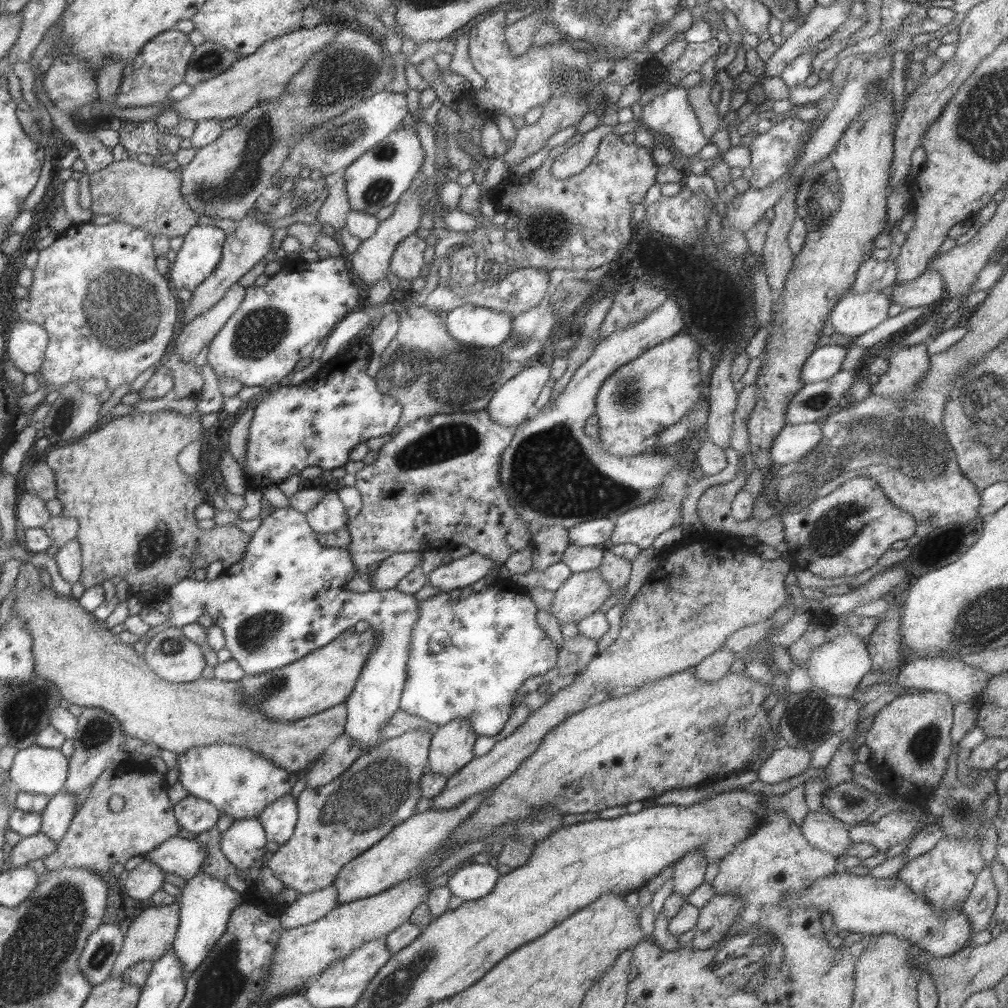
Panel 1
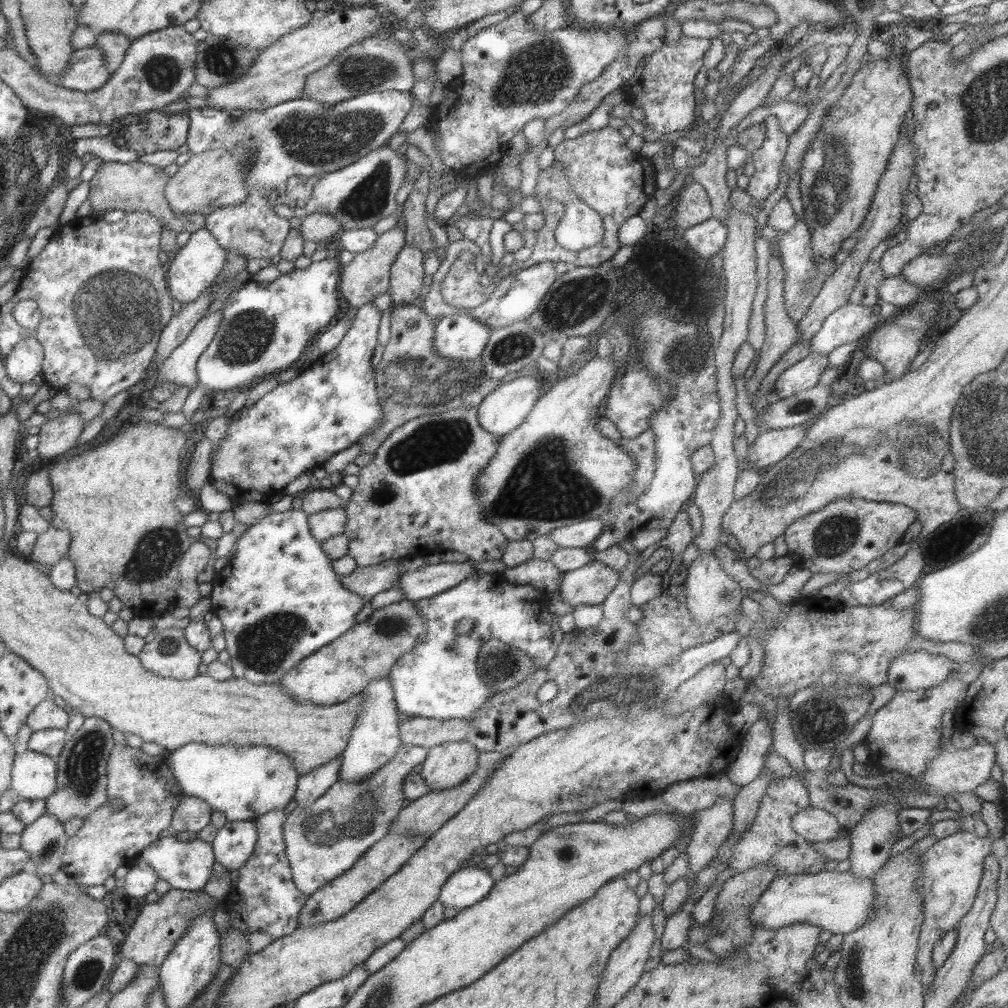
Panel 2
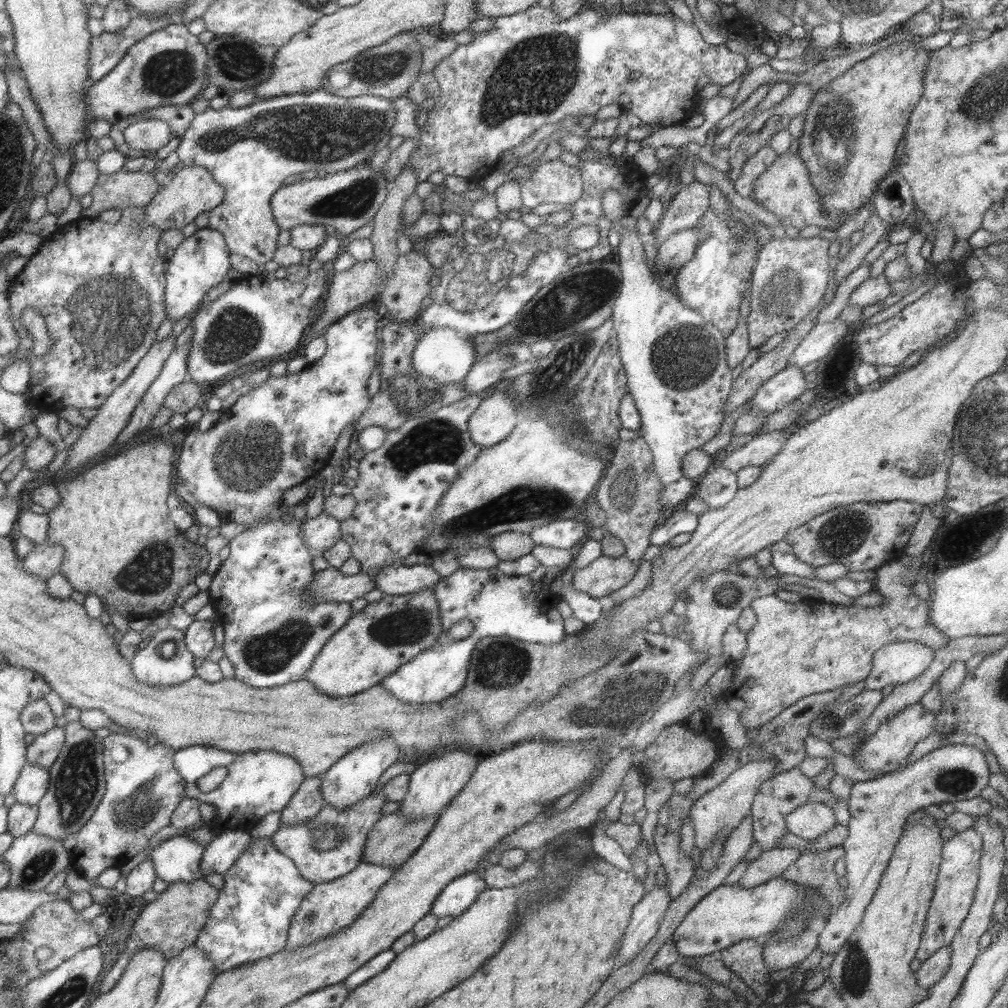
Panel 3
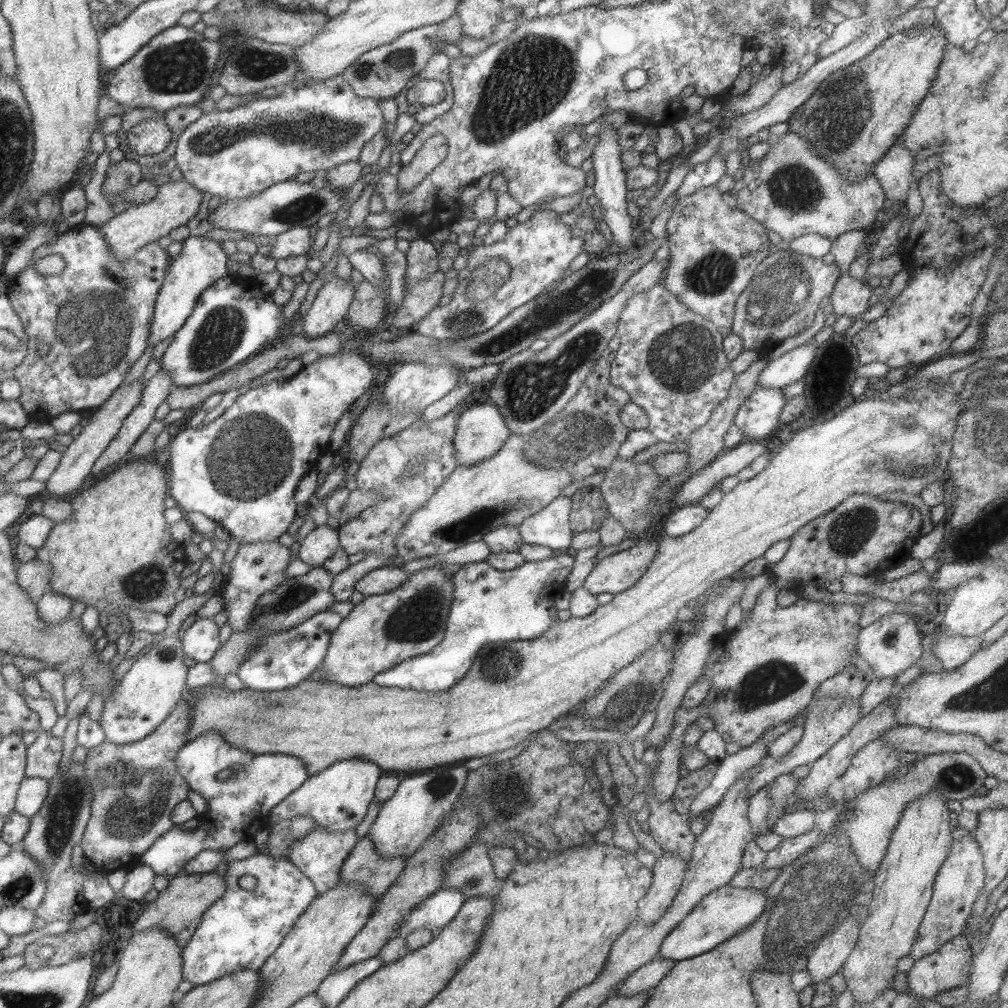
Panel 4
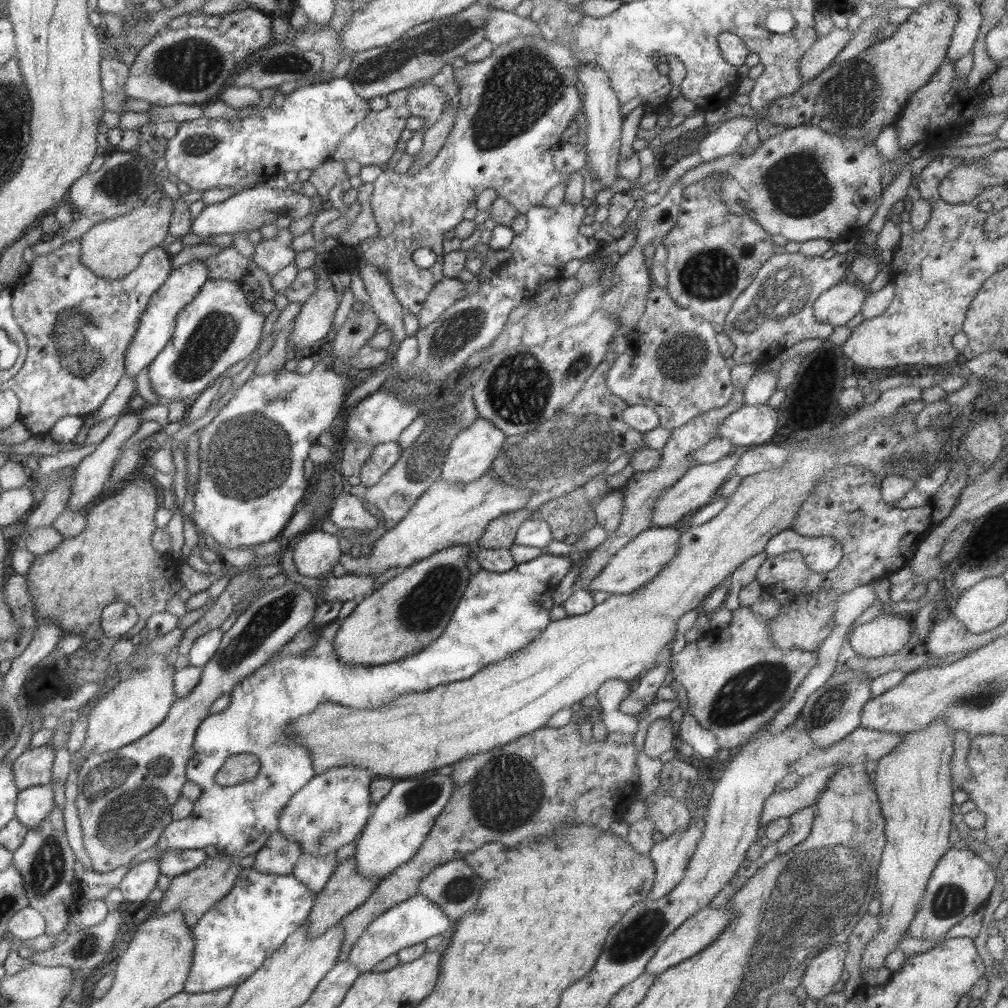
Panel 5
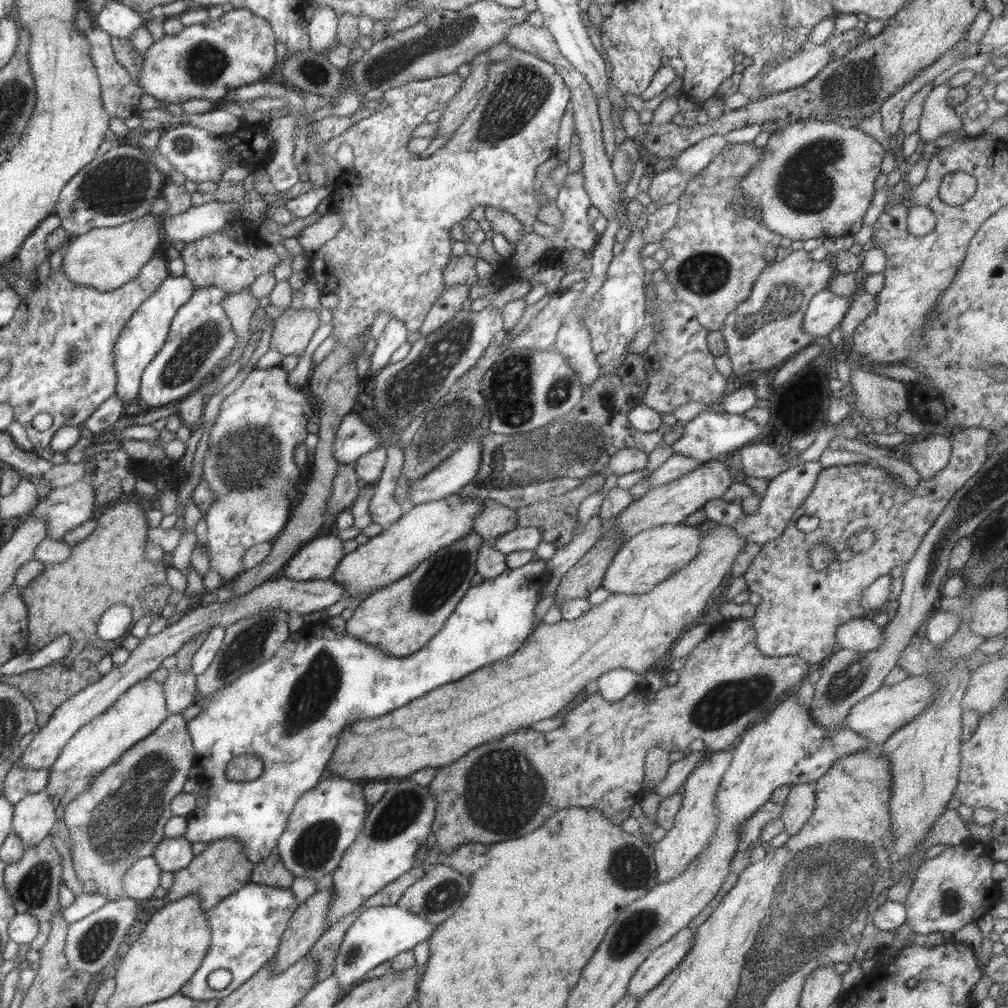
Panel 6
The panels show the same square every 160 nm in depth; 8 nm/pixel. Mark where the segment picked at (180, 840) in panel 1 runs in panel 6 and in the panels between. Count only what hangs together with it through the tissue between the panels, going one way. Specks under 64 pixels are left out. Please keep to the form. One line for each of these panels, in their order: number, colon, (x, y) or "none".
2: (186, 865)
3: (177, 858)
4: (238, 807)
5: (498, 613)
6: (287, 711)

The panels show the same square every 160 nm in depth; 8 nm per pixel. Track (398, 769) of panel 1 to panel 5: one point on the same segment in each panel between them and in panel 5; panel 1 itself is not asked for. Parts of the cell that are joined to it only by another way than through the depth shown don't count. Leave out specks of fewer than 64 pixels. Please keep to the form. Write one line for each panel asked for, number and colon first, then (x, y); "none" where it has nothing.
2: (323, 840)
3: (329, 845)
4: (319, 856)
5: (313, 872)

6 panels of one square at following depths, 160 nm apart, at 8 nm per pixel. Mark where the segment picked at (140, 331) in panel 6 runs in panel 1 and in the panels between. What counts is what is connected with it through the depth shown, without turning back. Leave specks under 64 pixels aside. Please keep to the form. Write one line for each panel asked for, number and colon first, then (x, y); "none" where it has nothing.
1: (200, 252)
2: (196, 265)
3: (200, 262)
4: (201, 262)
5: (156, 324)

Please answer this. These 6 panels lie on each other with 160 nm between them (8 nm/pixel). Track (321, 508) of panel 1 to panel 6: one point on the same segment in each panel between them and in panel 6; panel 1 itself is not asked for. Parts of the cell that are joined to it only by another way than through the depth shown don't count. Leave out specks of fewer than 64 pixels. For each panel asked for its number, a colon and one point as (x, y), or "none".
2: (324, 524)
3: (320, 533)
4: (321, 543)
5: (313, 555)
6: (315, 560)

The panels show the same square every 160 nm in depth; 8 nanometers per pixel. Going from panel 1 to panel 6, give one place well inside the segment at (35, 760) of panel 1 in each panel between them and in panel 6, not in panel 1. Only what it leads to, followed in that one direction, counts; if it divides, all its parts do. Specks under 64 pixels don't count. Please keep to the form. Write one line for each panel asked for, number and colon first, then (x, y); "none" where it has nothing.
2: (33, 776)
3: (31, 784)
4: (32, 792)
5: (34, 803)
6: (33, 818)

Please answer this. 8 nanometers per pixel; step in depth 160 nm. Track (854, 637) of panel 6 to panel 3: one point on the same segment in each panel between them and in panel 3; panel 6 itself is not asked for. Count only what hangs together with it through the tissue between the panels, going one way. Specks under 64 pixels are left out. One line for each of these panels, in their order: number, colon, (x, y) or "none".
3: (894, 663)
4: (890, 644)
5: (885, 634)

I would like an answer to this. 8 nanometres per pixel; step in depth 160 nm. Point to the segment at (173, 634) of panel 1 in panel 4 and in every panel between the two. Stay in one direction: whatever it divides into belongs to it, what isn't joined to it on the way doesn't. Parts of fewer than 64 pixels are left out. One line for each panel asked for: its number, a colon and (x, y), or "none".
2: (168, 654)
3: (163, 660)
4: (155, 682)

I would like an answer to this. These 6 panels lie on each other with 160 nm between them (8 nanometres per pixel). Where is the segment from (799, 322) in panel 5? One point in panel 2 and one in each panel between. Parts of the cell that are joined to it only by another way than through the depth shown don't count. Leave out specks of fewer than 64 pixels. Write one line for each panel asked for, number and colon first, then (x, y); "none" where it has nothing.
2: (803, 279)
3: (791, 275)
4: (787, 288)

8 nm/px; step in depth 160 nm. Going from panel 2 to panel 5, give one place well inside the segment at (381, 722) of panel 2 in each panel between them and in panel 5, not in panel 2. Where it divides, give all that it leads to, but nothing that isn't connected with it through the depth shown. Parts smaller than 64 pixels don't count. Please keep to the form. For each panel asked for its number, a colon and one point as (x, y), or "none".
3: (351, 777)
4: (336, 798)
5: (328, 812)

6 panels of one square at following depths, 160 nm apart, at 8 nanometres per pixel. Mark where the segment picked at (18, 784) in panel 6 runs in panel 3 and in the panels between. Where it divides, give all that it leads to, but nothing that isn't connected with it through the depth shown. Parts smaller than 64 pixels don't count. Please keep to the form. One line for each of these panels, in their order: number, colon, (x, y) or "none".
3: (43, 751)
4: (42, 756)
5: (33, 767)

